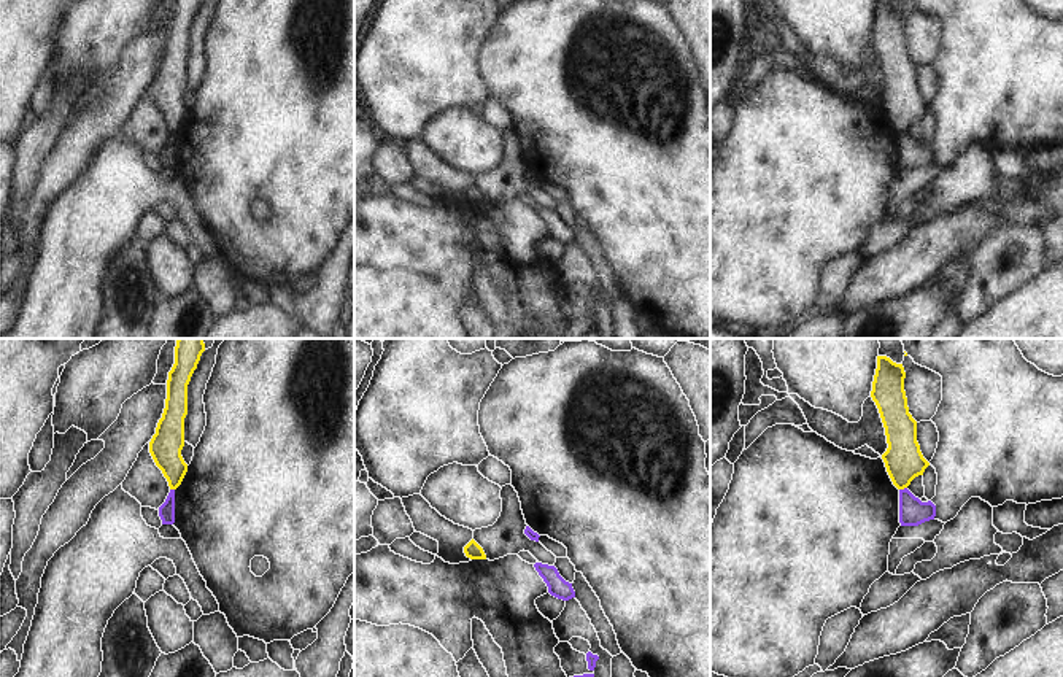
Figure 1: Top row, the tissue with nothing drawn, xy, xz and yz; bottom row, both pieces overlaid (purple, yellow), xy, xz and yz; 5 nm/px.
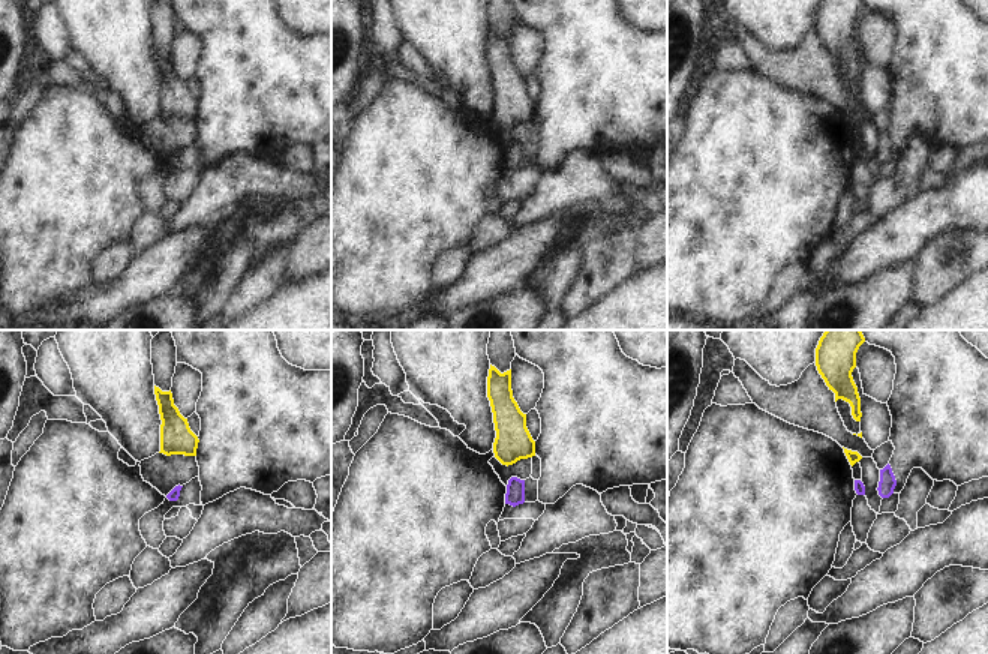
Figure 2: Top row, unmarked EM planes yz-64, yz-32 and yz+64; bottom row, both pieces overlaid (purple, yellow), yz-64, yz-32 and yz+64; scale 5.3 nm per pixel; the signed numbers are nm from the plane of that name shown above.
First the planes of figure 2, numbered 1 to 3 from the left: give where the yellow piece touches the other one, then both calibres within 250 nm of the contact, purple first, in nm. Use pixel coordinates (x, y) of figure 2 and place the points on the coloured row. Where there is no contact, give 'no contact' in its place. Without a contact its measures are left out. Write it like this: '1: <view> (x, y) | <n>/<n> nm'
1: no contact
2: no contact
3: no contact

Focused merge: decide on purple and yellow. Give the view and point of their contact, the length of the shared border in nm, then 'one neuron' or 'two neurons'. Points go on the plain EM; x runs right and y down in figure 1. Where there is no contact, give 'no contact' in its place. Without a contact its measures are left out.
contact yz (904, 132); length 40 nm; two neurons

